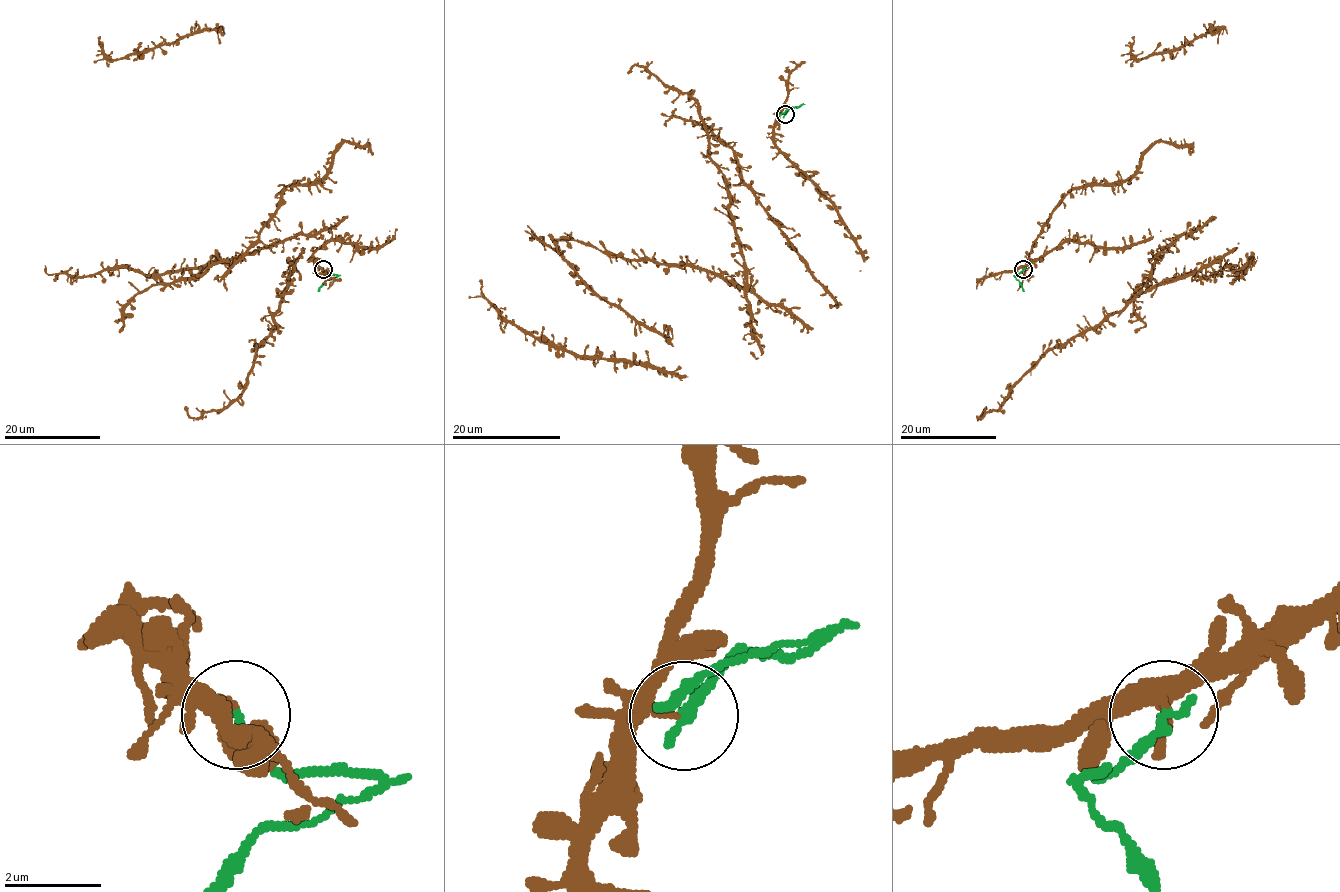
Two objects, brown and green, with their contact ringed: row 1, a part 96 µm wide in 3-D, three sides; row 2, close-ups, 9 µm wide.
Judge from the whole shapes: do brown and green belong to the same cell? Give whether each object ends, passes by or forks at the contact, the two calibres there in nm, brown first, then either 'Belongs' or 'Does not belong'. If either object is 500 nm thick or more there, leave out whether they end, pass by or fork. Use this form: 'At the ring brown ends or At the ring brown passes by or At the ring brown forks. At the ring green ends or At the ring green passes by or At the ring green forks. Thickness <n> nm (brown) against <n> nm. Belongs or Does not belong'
At the ring brown ends. At the ring green ends. Thickness 200 nm (brown) against 260 nm. Does not belong

